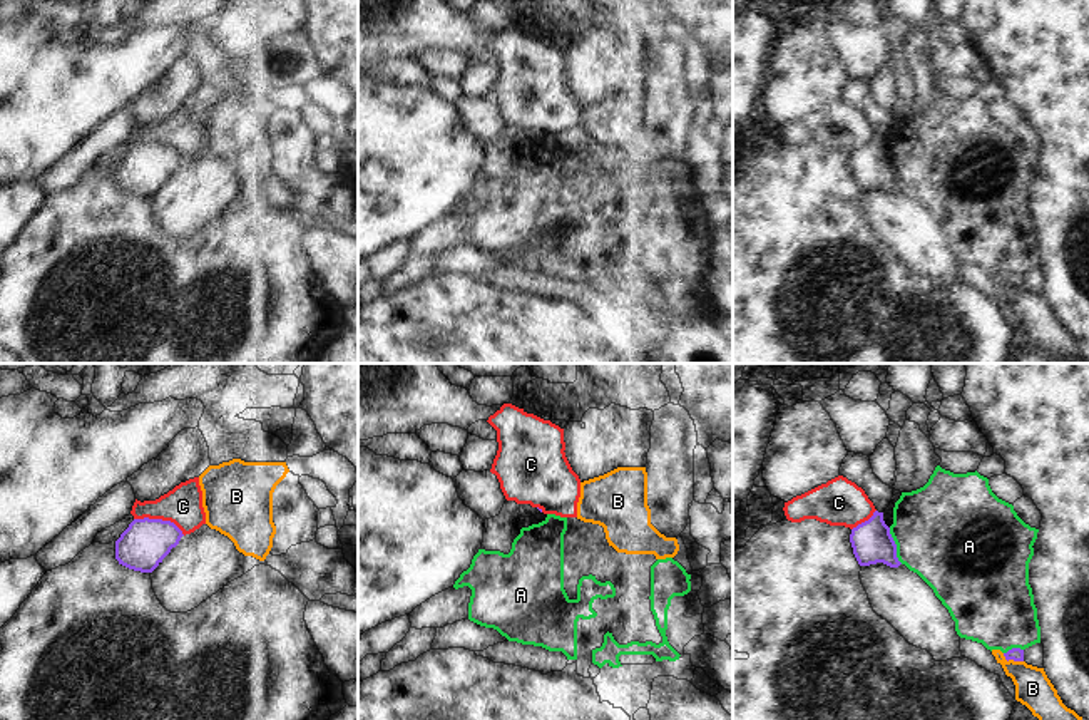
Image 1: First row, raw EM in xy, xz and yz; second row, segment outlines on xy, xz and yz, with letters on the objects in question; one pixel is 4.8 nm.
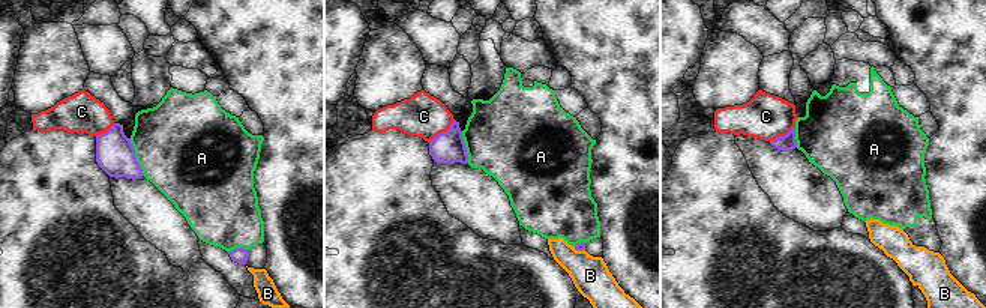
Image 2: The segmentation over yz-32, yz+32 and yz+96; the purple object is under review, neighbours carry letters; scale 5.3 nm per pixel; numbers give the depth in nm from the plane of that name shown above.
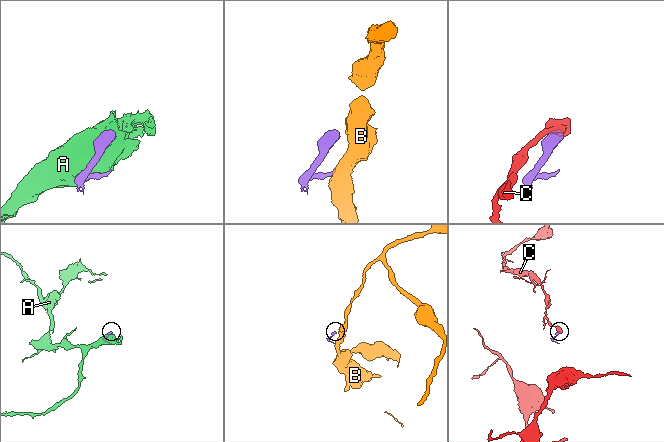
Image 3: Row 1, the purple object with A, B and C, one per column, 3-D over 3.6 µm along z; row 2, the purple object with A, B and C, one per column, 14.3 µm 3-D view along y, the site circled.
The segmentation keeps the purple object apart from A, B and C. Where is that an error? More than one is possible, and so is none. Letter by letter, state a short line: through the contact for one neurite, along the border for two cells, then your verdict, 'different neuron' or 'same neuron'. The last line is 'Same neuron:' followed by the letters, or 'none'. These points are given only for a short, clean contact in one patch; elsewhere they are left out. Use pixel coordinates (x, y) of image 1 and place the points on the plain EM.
A: different neuron
B: yz (1002, 278), (1007, 285), (1022, 287) | different neuron
C: xy (134, 143), (169, 144), (184, 159) | different neuron
Same neuron: none

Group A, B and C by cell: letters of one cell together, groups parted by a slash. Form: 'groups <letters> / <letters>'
groups A / B / C

